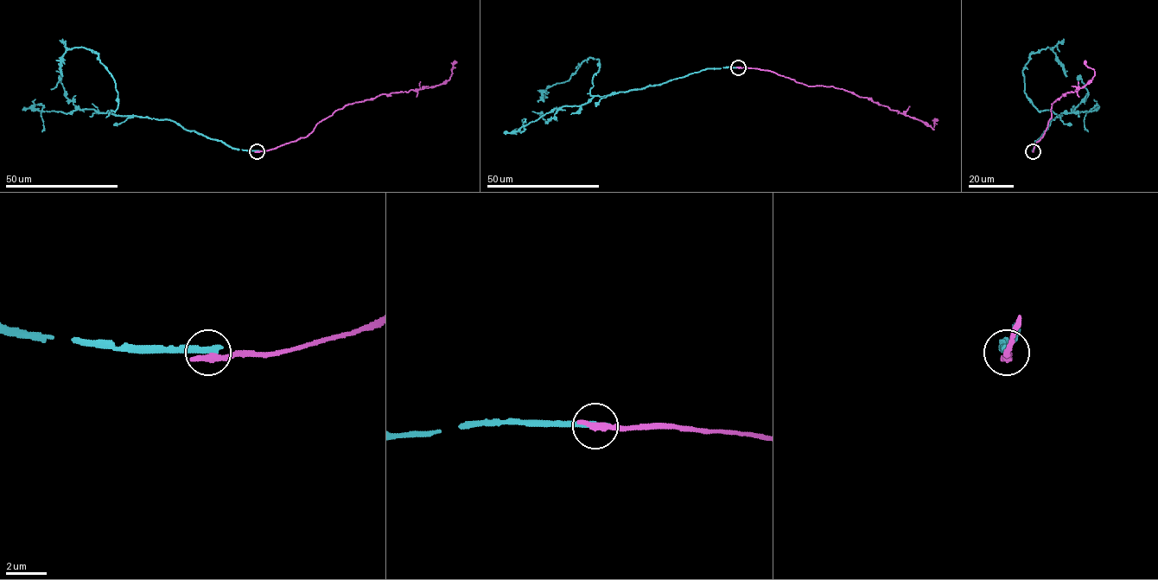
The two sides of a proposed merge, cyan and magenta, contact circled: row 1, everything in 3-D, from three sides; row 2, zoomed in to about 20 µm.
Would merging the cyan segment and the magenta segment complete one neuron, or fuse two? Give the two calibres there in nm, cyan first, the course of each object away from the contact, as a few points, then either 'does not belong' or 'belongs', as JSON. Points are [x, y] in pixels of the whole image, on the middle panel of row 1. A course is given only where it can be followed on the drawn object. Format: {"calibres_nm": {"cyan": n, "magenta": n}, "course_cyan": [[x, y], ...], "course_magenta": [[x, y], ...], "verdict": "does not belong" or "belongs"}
{"calibres_nm": {"cyan": 360, "magenta": 400}, "course_cyan": [[738, 67], [601, 97], [589, 93], [600, 66], [588, 57], [566, 81], [549, 86], [544, 100]], "course_magenta": [[738, 67], [769, 70], [807, 86], [844, 89], [914, 117], [933, 130], [934, 120], [938, 120]], "verdict": "does not belong"}

